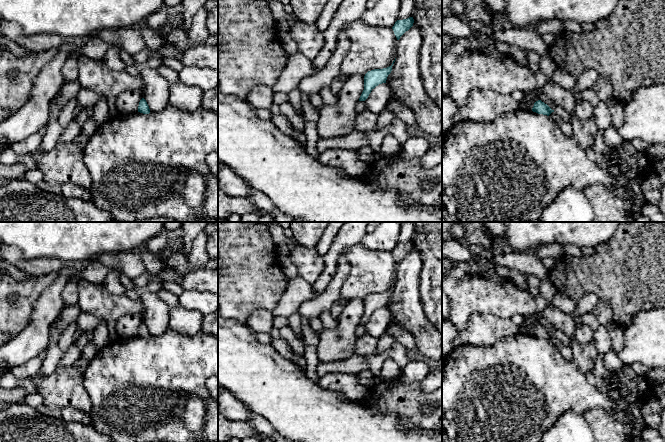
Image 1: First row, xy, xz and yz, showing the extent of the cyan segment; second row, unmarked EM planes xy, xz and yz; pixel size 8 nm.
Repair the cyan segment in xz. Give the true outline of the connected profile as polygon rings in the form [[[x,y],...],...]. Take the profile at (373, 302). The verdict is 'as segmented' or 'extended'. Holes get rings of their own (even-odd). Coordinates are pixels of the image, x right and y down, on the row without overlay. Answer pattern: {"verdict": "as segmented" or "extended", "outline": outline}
{"verdict": "as segmented", "outline": [[[395,284],[393,285],[392,289],[389,290],[389,291],[387,291],[387,292],[374,293],[374,294],[368,295],[368,296],[365,298],[365,300],[364,300],[364,314],[363,314],[363,316],[362,316],[362,318],[361,318],[360,322],[359,322],[359,325],[365,325],[365,324],[368,322],[369,318],[371,317],[371,315],[372,315],[376,310],[378,310],[379,308],[382,308],[382,307],[386,307],[387,301],[388,301],[388,299],[389,299],[389,298],[391,297],[391,295],[392,295],[392,290],[393,290],[394,286],[395,286]]]}

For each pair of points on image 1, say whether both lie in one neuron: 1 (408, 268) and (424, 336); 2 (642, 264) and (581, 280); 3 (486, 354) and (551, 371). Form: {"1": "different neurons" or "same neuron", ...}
{"1": "same neuron", "2": "same neuron", "3": "same neuron"}

